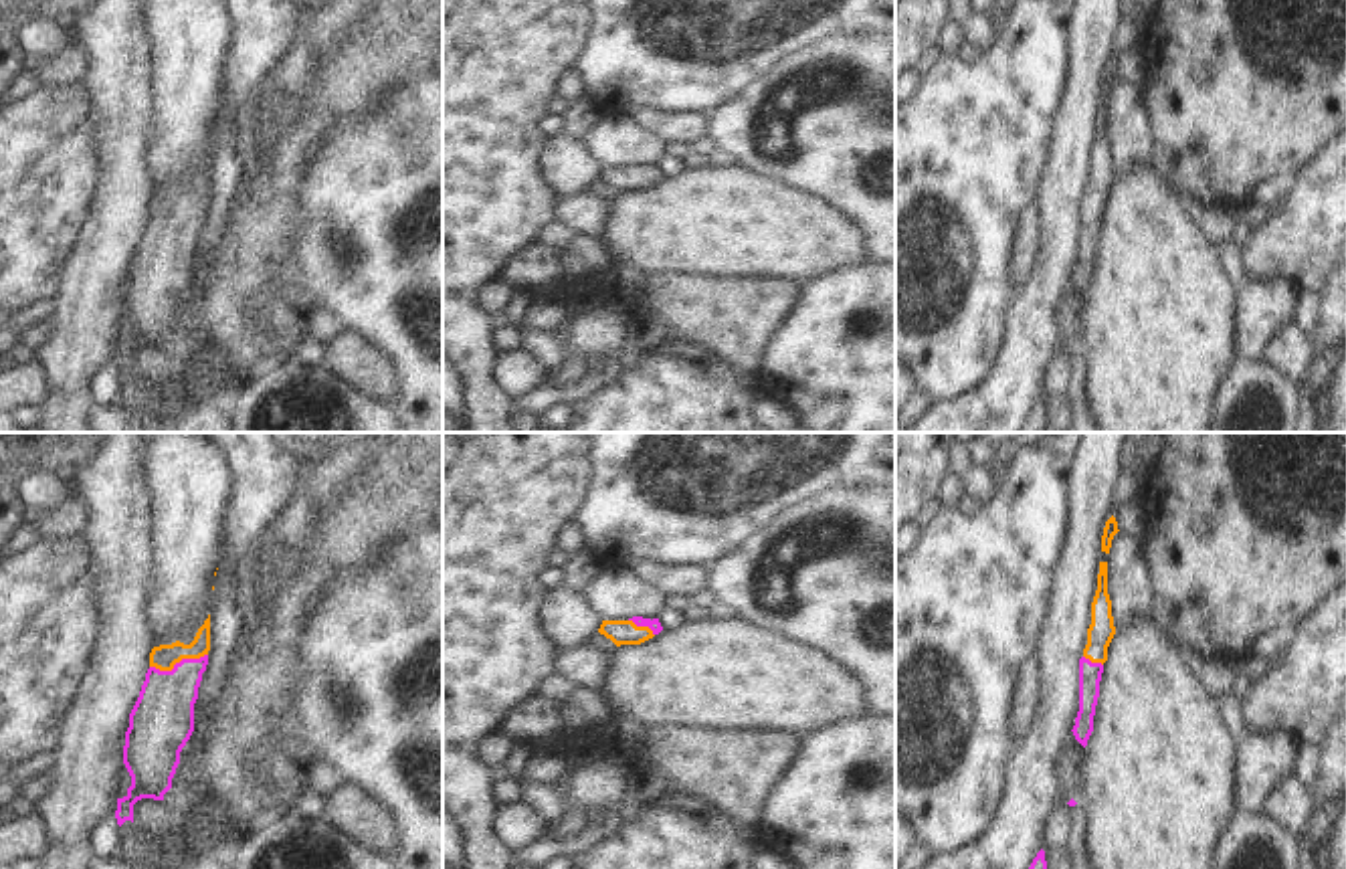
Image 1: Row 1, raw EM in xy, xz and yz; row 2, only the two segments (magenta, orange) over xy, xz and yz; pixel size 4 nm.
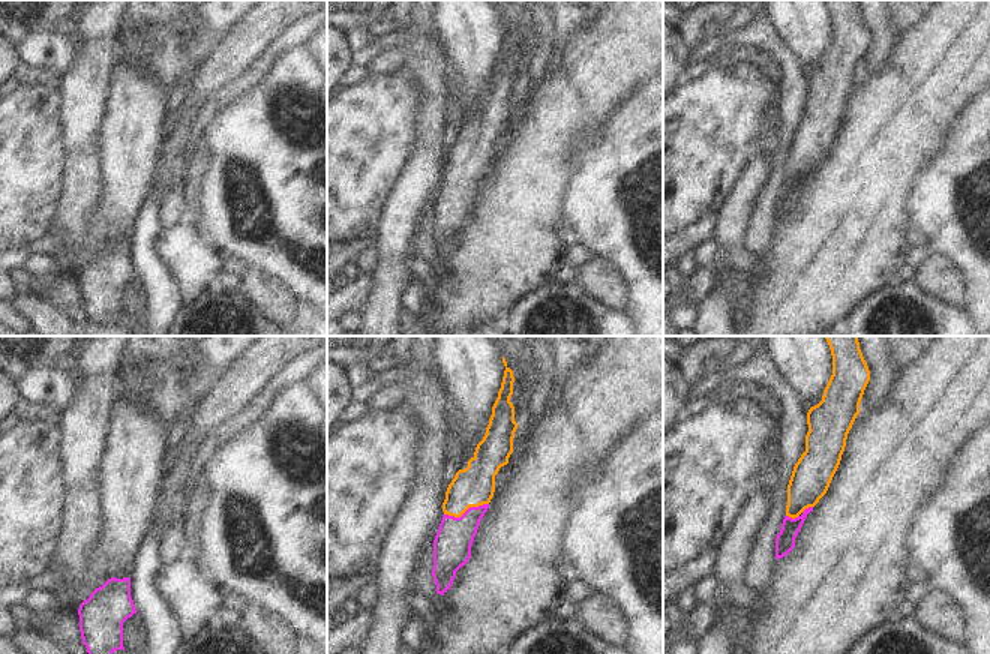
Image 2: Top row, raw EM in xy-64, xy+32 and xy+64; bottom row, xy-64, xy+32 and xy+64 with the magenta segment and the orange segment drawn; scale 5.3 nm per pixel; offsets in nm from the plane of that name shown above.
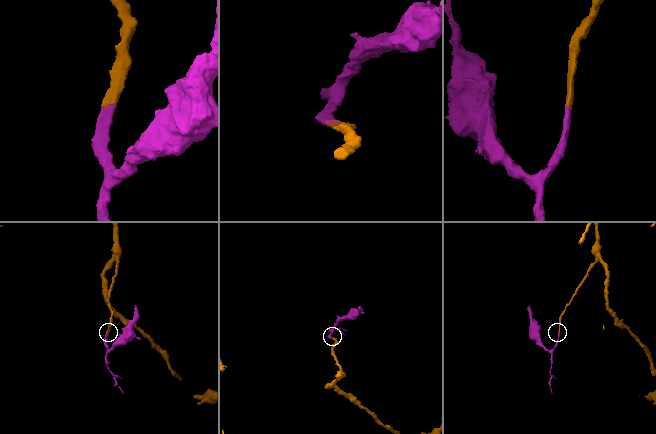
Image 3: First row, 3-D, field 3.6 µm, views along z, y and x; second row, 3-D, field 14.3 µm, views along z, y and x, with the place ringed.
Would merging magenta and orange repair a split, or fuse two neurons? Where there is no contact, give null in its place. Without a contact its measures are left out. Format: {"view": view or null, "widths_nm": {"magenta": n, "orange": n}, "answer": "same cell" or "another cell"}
{"view": "xy", "widths_nm": {"magenta": 260, "orange": 100}, "answer": "same cell"}

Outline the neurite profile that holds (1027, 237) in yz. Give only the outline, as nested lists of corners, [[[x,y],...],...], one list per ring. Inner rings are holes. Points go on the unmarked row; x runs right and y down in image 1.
[[[1033,200],[1023,208],[1015,232],[1013,259],[1008,269],[1008,283],[1013,295],[1029,279],[1035,267],[1039,245],[1041,245],[1041,220],[1039,220],[1037,202]]]

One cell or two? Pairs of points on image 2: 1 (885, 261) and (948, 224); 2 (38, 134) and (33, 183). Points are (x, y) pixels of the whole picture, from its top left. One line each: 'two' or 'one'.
1: two
2: one

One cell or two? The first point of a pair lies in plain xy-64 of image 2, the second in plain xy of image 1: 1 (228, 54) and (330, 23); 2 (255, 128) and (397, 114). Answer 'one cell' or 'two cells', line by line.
1: one cell
2: one cell

